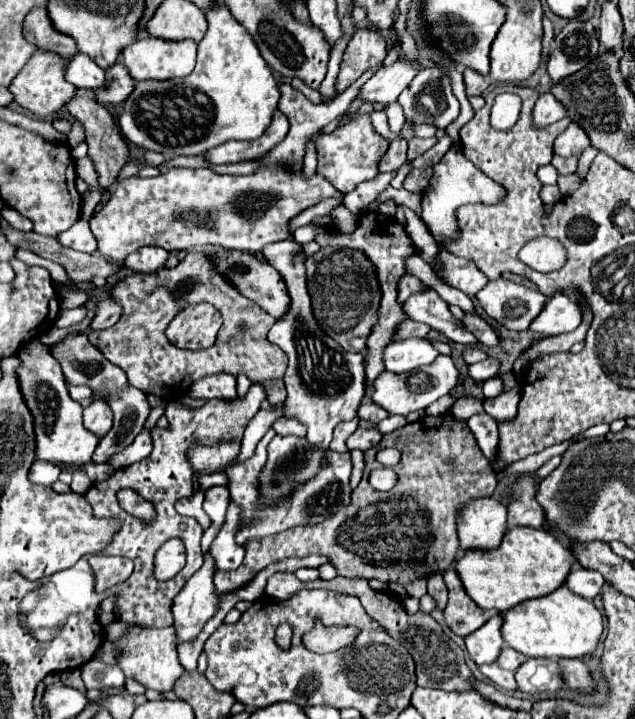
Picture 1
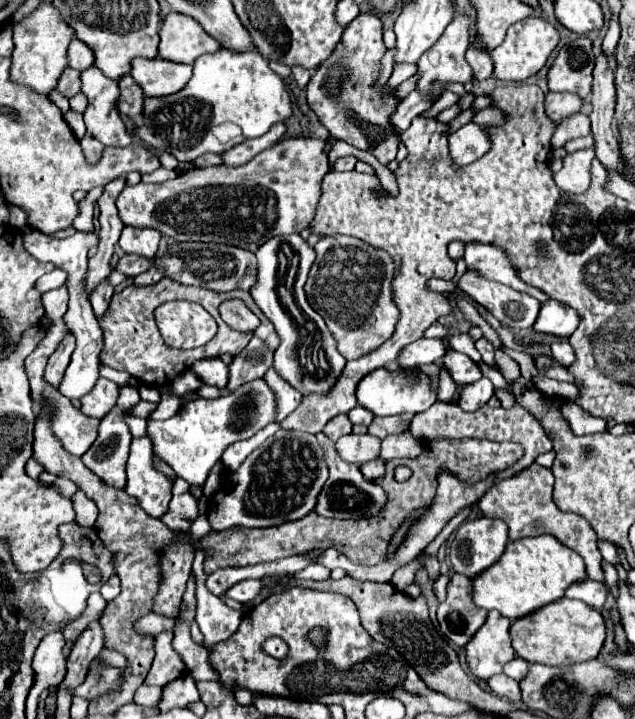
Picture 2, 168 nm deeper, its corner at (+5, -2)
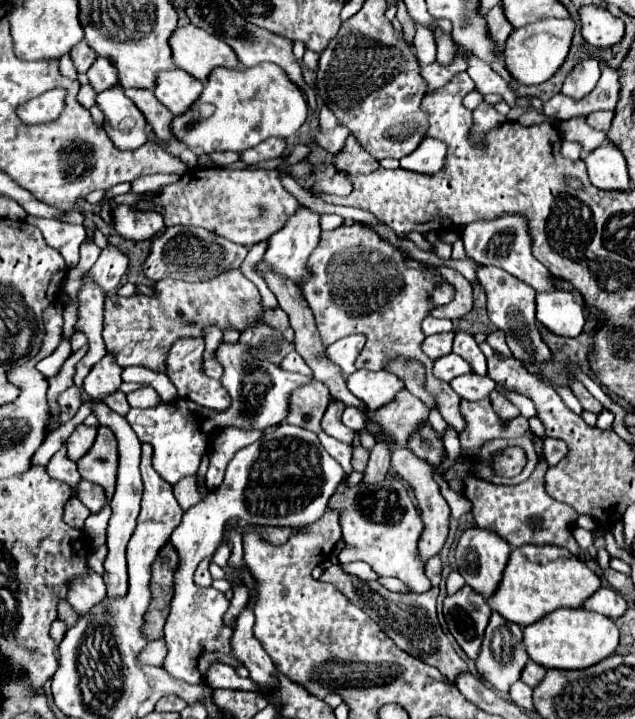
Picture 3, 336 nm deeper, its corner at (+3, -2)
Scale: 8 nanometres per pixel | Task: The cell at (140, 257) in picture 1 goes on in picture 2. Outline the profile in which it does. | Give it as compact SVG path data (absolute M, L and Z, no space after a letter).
M122 229L118 245L126 255L154 257L160 245L160 233L154 229Z

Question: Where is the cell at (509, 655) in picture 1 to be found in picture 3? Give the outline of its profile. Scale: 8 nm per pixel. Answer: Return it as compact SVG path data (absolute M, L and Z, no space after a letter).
M528 661L526 669L522 671L522 681L530 687L536 687L544 679L544 675L546 675L546 669L542 665L538 665L534 661Z

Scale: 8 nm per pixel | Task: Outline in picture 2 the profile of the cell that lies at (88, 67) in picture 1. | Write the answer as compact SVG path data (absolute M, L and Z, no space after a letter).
M88 67L80 73L82 93L88 97L88 109L84 113L86 135L98 139L106 147L128 147L132 135L126 131L124 121L114 109L120 95L118 83L104 77L100 69Z

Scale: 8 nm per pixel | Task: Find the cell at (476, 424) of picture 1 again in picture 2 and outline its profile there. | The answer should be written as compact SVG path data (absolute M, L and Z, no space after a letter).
M482 377L480 381L470 383L470 385L466 385L462 389L462 393L460 393L460 407L464 411L476 411L482 405L486 405L492 395L494 395L494 387L492 387L490 379Z

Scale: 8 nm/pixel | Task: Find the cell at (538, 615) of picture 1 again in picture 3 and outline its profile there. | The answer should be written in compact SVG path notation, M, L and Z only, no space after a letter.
M556 609L538 623L524 627L524 645L530 659L546 669L586 669L606 657L618 647L618 627L612 619L586 609Z

